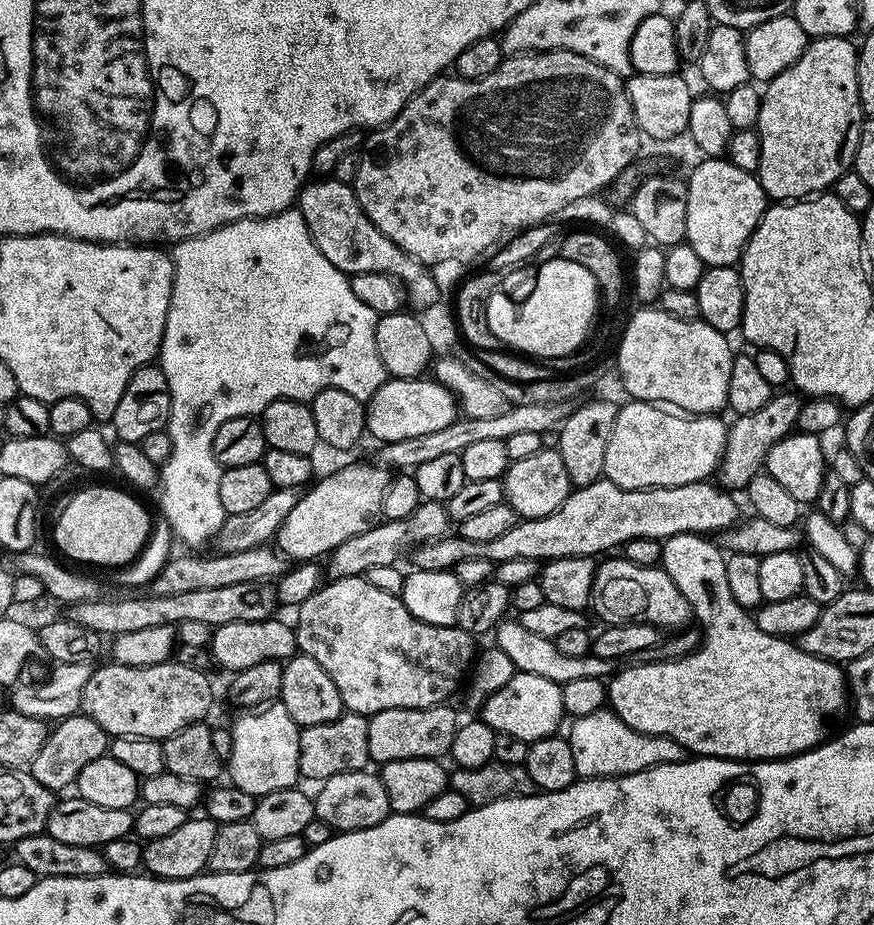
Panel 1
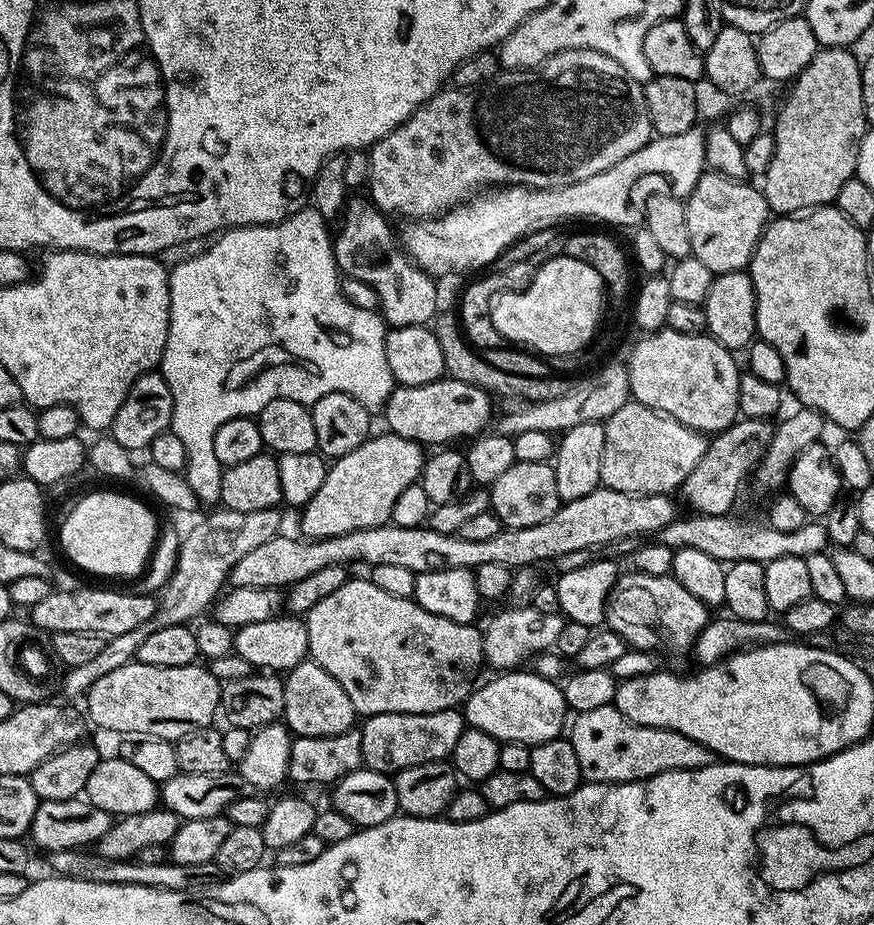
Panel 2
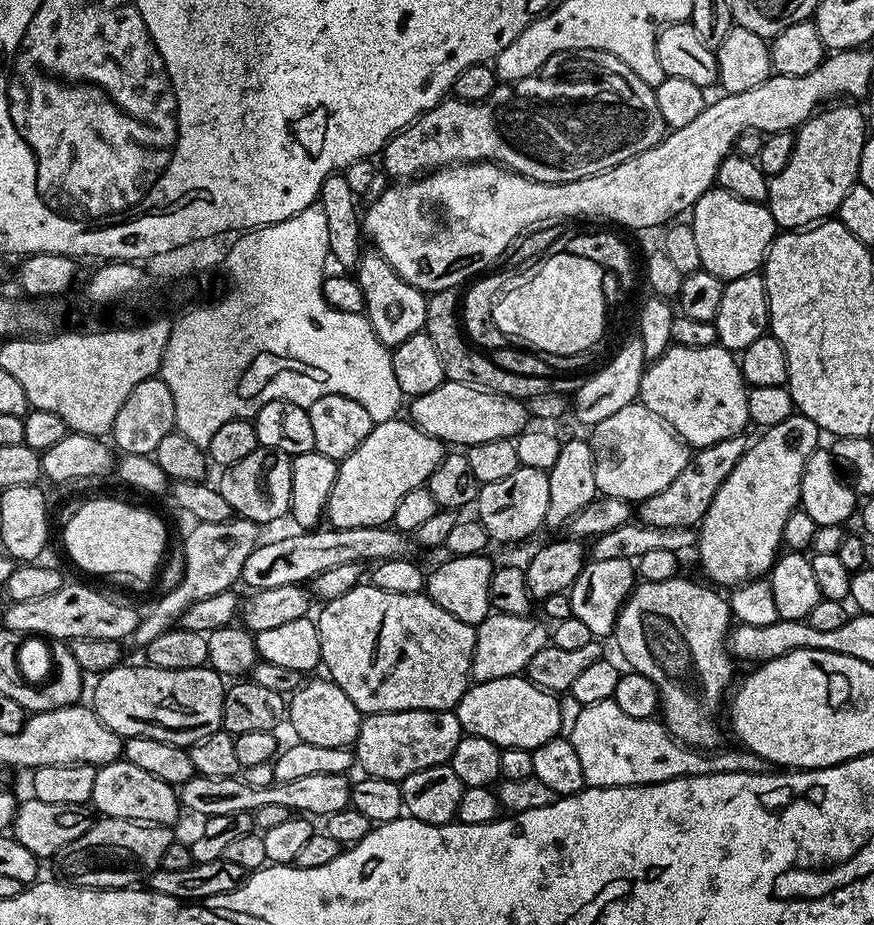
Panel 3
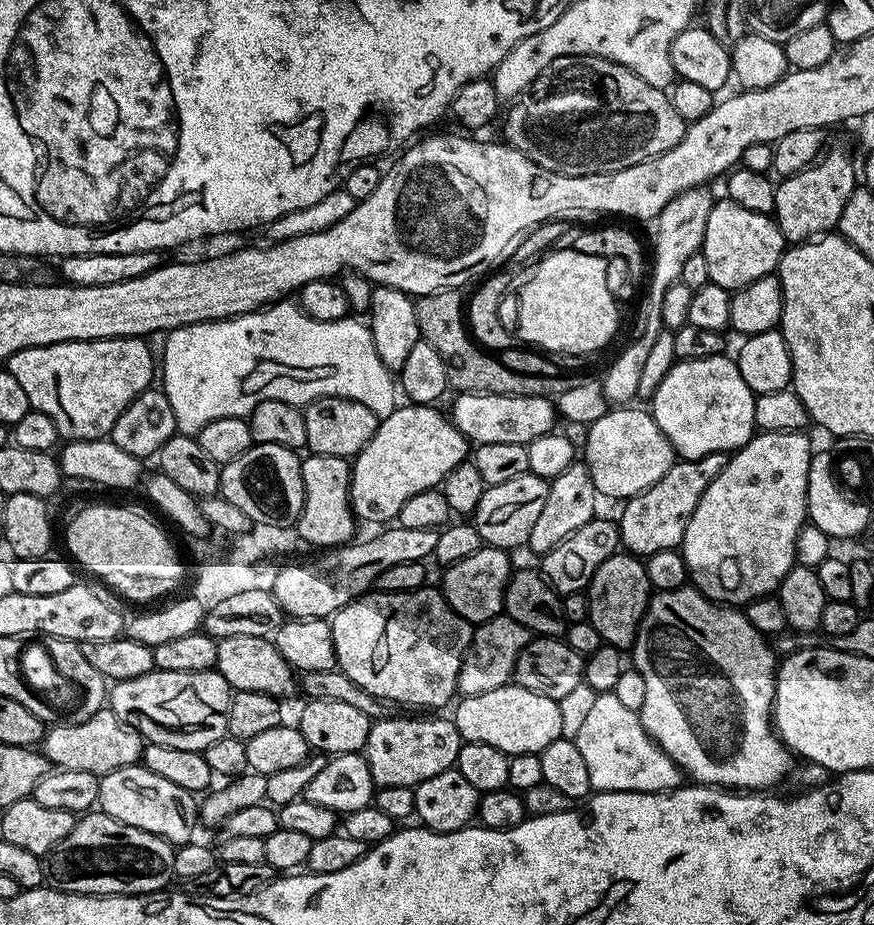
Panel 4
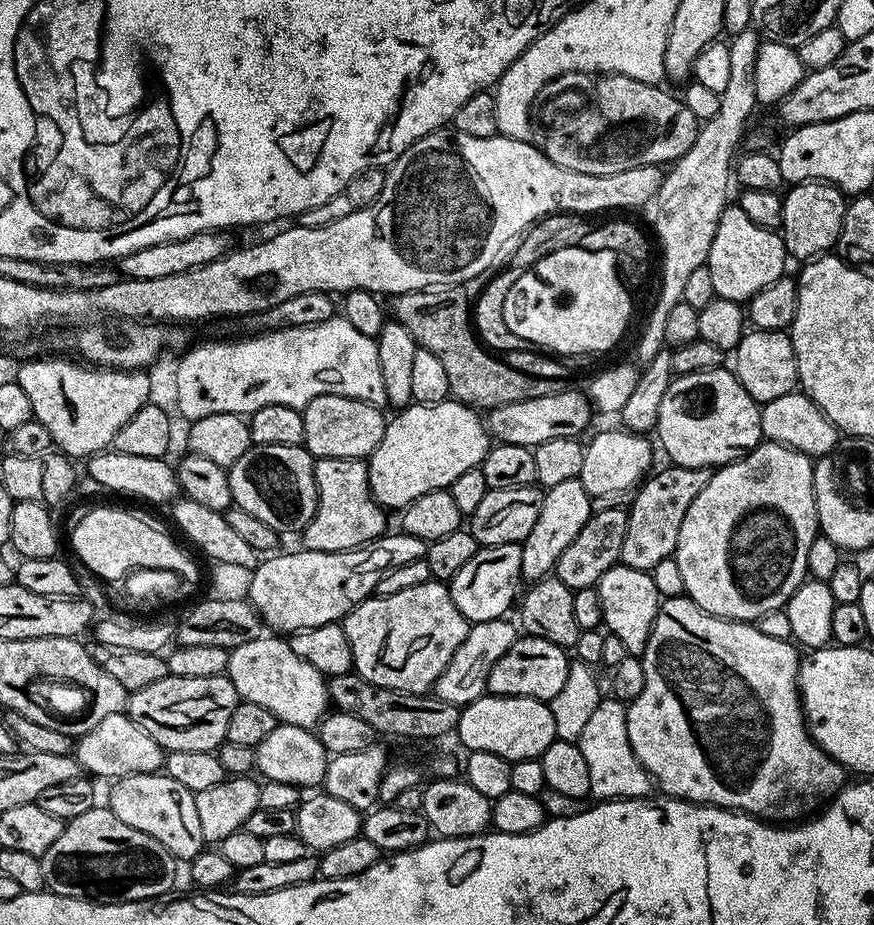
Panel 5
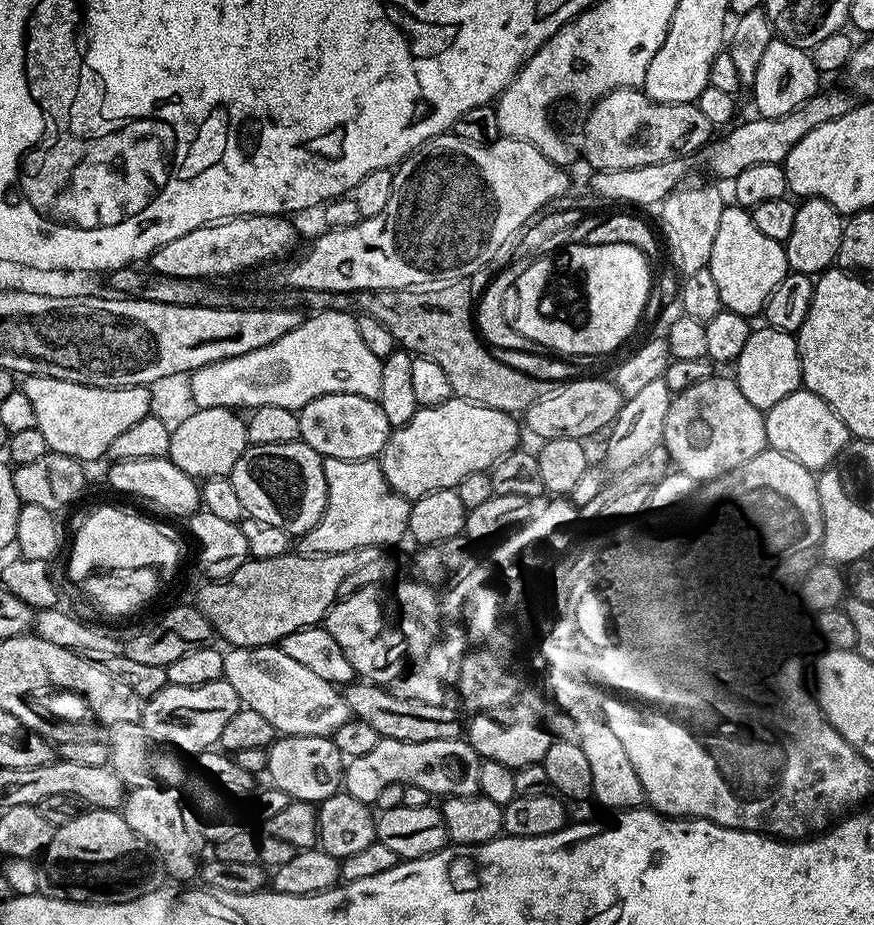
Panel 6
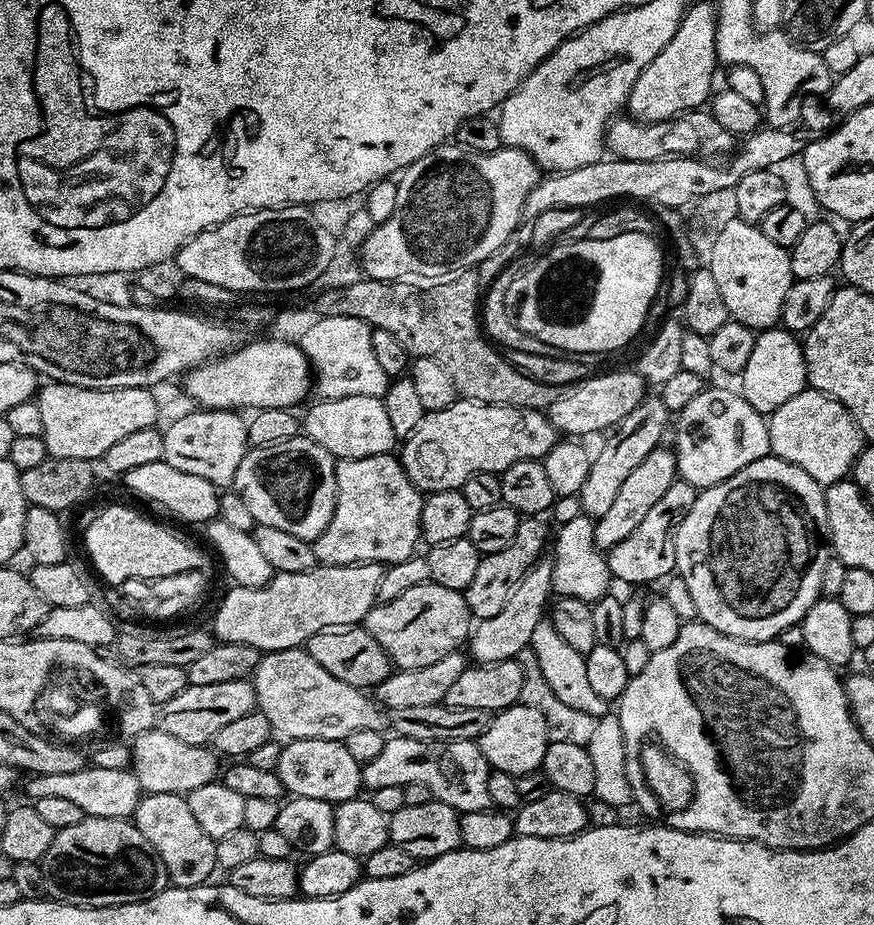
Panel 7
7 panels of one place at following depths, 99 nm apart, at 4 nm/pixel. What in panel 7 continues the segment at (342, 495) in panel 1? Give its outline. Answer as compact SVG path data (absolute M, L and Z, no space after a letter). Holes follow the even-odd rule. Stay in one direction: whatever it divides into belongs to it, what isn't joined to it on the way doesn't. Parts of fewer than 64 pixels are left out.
M458 398L450 406L437 412L425 412L422 422L403 441L398 452L400 465L406 470L410 482L421 493L438 490L460 489L470 478L479 472L502 473L514 462L523 460L543 460L547 452L558 443L556 428L548 421L547 415L539 408L519 408L501 404L477 404L475 400Z

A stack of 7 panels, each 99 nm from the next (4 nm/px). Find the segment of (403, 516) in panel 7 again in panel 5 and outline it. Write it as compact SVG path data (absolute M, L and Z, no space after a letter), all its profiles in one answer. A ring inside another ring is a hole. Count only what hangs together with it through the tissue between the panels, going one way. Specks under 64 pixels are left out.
M319 458L316 469L316 513L304 528L303 547L319 552L345 552L351 548L361 548L371 540L379 540L385 535L385 509L372 496L368 481L368 465L364 460L354 458Z

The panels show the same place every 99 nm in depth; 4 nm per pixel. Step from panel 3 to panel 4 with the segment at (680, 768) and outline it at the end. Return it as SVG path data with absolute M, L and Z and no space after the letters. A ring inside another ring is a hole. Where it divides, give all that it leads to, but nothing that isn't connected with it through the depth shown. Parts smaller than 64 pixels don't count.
M576 736L575 742L578 750L584 748L582 758L588 760L586 771L596 792L671 792L681 787L680 767L649 736Z

